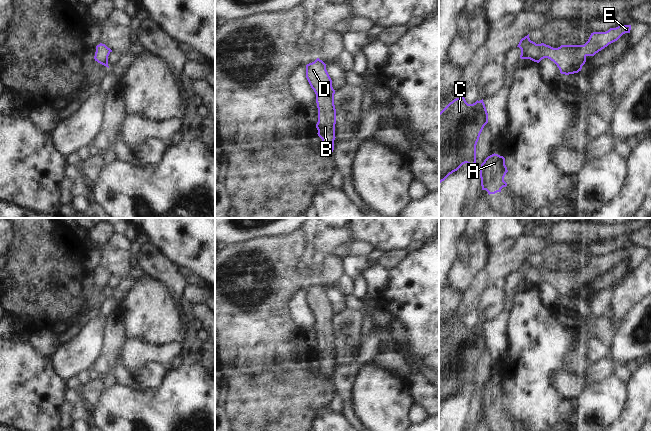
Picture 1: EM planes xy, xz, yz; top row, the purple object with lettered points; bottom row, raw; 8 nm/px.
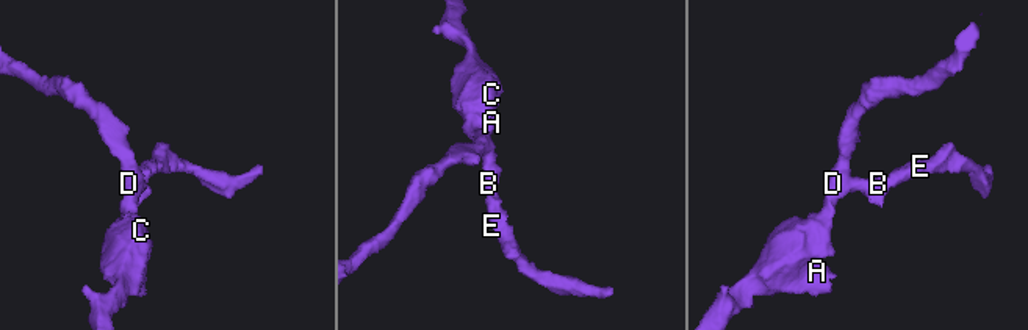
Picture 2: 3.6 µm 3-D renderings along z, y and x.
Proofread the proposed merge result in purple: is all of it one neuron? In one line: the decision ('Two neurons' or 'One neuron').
One neuron.

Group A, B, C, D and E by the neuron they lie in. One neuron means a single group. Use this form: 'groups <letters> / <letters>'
groups A B C D E

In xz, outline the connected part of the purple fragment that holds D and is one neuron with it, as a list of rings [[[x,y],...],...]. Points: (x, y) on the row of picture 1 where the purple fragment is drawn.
[[[317,58],[306,65],[306,78],[316,94],[318,122],[316,128],[322,139],[321,149],[332,156],[335,140],[336,109],[334,105],[335,90],[326,70],[326,64]]]

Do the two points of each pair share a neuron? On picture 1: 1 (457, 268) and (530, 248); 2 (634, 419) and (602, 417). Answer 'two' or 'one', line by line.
1: two
2: two

